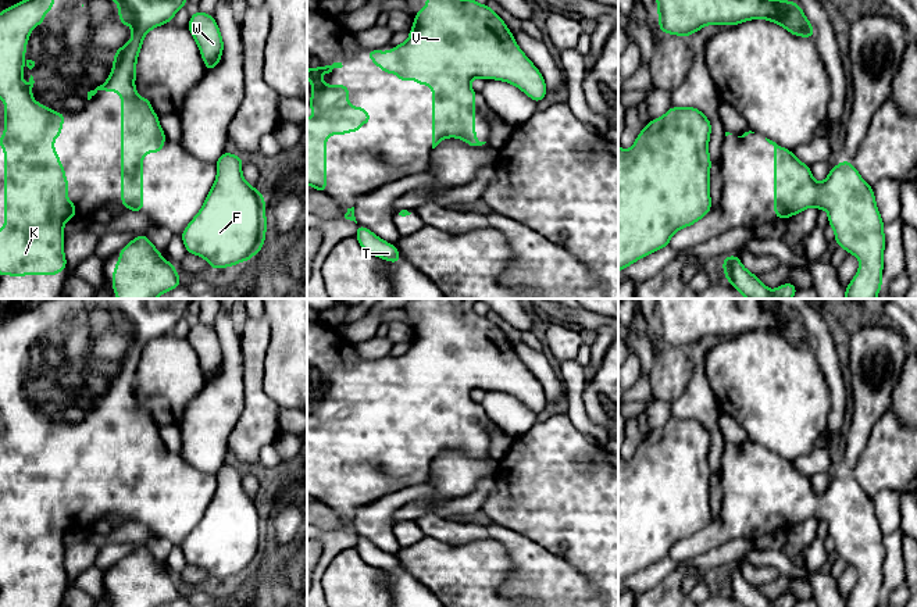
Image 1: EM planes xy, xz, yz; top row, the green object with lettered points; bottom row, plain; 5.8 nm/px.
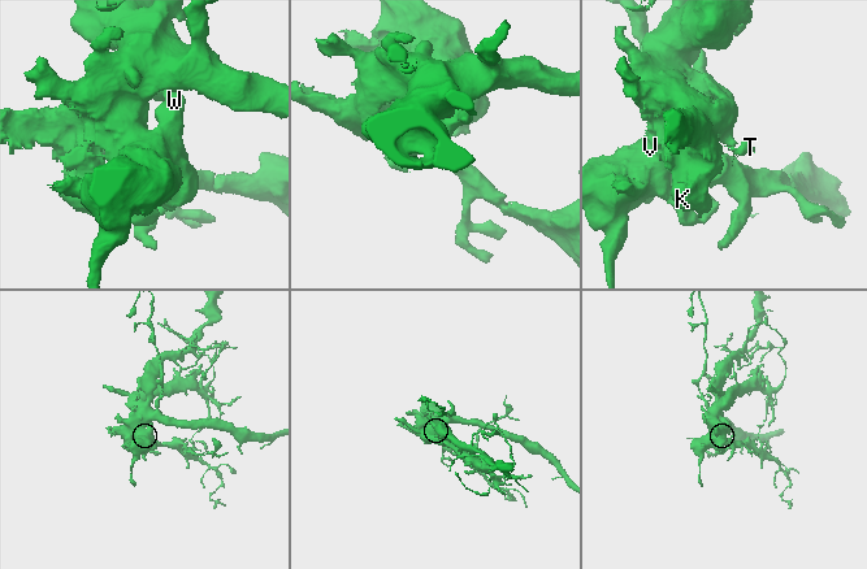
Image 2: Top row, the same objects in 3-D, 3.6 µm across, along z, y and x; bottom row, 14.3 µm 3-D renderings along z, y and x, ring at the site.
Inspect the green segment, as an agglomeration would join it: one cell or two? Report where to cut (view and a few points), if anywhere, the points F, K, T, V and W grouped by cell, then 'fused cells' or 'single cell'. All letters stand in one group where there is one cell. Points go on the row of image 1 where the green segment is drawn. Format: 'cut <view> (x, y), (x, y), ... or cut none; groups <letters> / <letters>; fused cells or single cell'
cut none; groups F K T V W; single cell

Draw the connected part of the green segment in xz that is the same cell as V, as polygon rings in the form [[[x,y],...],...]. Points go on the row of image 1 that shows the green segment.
[[[427,0],[424,10],[417,10],[408,39],[393,46],[390,51],[377,49],[367,51],[367,57],[385,74],[397,74],[399,82],[414,79],[417,85],[432,86],[432,149],[446,138],[458,138],[470,146],[482,146],[475,135],[475,94],[470,86],[474,78],[497,79],[509,82],[522,90],[535,103],[545,99],[547,88],[540,71],[518,47],[514,35],[504,21],[488,4],[478,4],[475,0]]]

